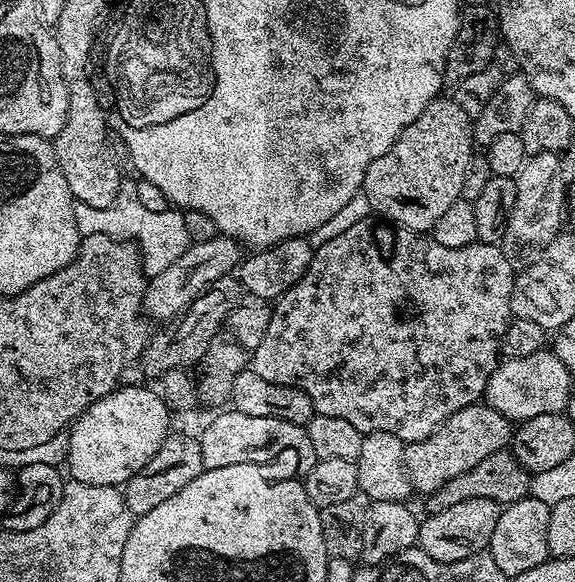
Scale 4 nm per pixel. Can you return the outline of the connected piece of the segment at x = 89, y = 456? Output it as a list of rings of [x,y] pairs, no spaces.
[[[117,386],[110,394],[106,394],[106,398],[91,404],[70,425],[70,431],[67,433],[69,450],[66,472],[68,468],[67,475],[71,479],[86,482],[90,486],[110,486],[111,488],[123,486],[130,478],[134,478],[134,474],[138,474],[138,470],[146,466],[146,462],[150,462],[150,458],[154,458],[154,454],[158,454],[162,442],[170,435],[170,428],[168,428],[170,409],[165,404],[163,395],[156,390],[151,392],[150,389],[151,387],[148,386],[142,388]]]

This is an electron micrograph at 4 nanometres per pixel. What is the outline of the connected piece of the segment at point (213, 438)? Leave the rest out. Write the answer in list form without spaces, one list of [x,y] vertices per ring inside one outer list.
[[[220,410],[216,417],[213,418],[212,421],[209,422],[208,425],[204,428],[204,433],[199,433],[198,439],[200,441],[200,445],[202,446],[202,462],[204,463],[205,468],[221,468],[222,466],[242,466],[243,464],[258,464],[261,466],[268,466],[268,463],[271,460],[276,460],[279,458],[283,452],[288,452],[292,448],[292,452],[296,455],[296,468],[300,471],[300,474],[306,474],[310,471],[312,467],[317,462],[316,455],[314,454],[314,446],[310,446],[310,438],[308,437],[307,431],[301,425],[295,424],[294,422],[282,422],[282,418],[254,418],[251,414],[242,414],[241,412],[237,412],[235,410]]]

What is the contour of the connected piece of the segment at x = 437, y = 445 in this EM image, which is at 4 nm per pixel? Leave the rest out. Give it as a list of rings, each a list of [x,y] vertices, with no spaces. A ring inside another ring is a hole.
[[[477,402],[458,410],[434,434],[430,434],[425,440],[419,440],[413,444],[407,445],[404,449],[404,465],[408,471],[408,481],[411,482],[413,489],[417,493],[427,494],[438,490],[438,486],[446,486],[450,478],[458,478],[458,474],[466,474],[478,462],[483,462],[489,454],[498,454],[505,451],[511,445],[512,434],[514,431],[513,421],[507,420],[498,410],[494,410],[487,402]]]

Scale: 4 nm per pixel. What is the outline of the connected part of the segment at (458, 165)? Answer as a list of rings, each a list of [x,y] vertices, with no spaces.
[[[437,98],[430,102],[430,106],[426,106],[426,110],[422,110],[422,114],[418,114],[418,118],[414,118],[414,122],[410,122],[410,126],[406,126],[406,130],[402,130],[400,137],[394,142],[394,146],[390,146],[390,150],[386,150],[386,154],[382,154],[382,158],[374,158],[374,162],[370,162],[370,170],[366,170],[366,178],[364,179],[363,191],[366,198],[370,202],[373,213],[377,217],[383,218],[385,221],[391,222],[401,228],[409,228],[412,232],[421,234],[431,233],[434,222],[438,222],[438,218],[442,218],[450,206],[454,206],[454,202],[462,197],[462,182],[466,178],[466,170],[470,166],[470,158],[474,155],[474,141],[472,138],[472,120],[466,114],[466,110],[462,110],[462,106],[458,106],[458,102],[454,98]]]

